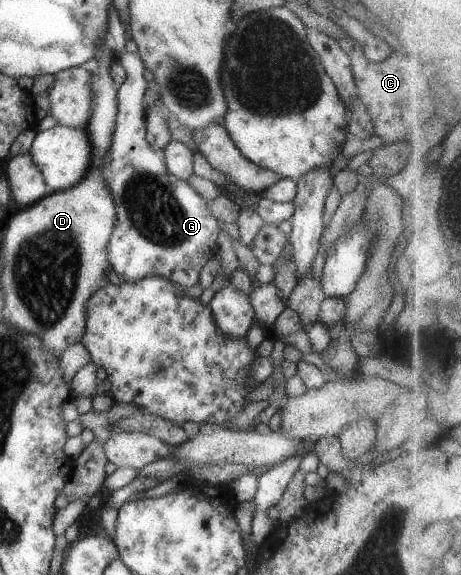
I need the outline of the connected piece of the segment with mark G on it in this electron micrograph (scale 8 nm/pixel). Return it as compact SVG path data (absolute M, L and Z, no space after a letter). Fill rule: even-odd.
M124 50L118 57L126 71L126 80L117 88L117 113L109 151L103 158L101 178L108 185L115 202L117 219L110 240L108 256L111 268L126 282L142 280L148 275L158 275L187 290L199 282L202 267L217 255L219 227L208 201L184 179L168 172L163 149L155 149L146 138L146 102L144 95L148 82L144 78L145 64L140 55Z

